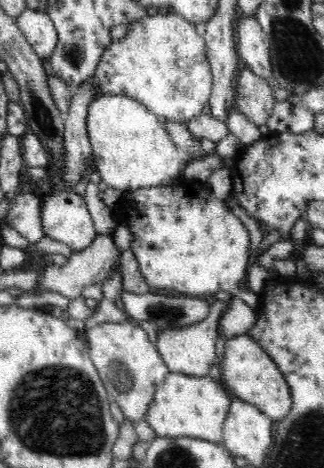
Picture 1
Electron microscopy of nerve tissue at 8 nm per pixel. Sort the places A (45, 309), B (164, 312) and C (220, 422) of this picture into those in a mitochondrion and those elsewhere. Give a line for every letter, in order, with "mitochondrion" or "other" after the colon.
A: other
B: mitochondrion
C: other

